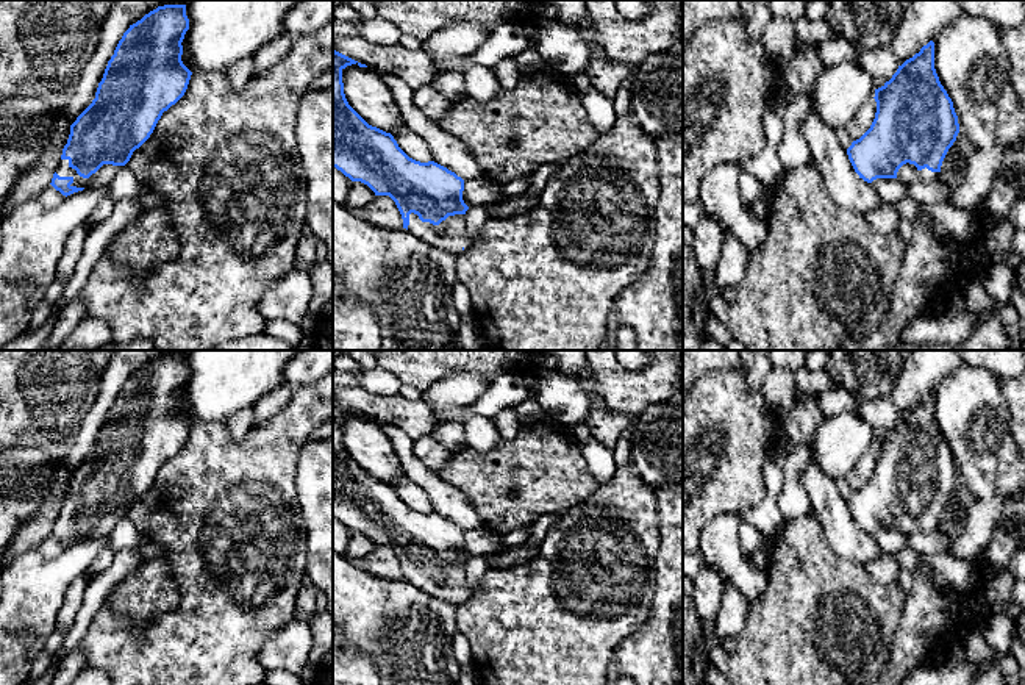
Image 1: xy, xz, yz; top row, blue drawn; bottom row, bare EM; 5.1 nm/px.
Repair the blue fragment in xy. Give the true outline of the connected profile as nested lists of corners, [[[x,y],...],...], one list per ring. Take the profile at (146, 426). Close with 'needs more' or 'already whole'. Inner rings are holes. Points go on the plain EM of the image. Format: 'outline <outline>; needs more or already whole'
outline [[[164,355],[130,375],[108,411],[95,449],[70,475],[67,494],[52,536],[62,546],[109,536],[133,502],[153,483],[162,463],[186,443],[192,422],[183,414],[183,389],[189,380],[186,355]]]; needs more

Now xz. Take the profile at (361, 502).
outline [[[333,400],[333,518],[352,532],[367,535],[375,546],[389,546],[403,569],[403,579],[427,594],[461,605],[472,597],[466,583],[466,561],[462,551],[464,533],[483,525],[480,515],[469,497],[456,486],[444,482],[428,469],[412,452],[412,439],[398,427],[380,424],[400,458],[405,477],[417,483],[430,497],[433,510],[420,513],[409,508],[391,483],[369,475],[347,452],[344,444],[342,421],[347,416],[367,418]]]; needs more

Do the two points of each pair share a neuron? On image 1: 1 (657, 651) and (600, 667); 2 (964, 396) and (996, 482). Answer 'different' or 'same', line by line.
1: different
2: same

